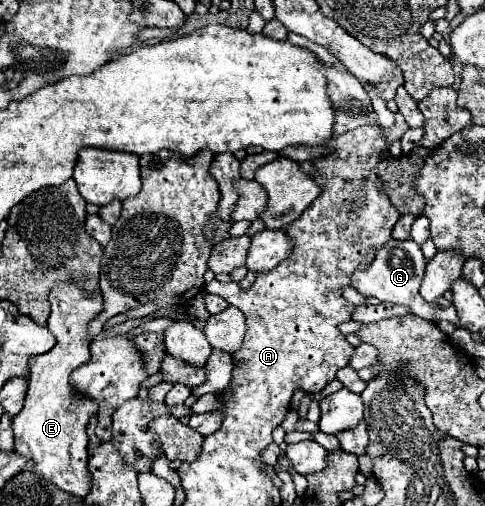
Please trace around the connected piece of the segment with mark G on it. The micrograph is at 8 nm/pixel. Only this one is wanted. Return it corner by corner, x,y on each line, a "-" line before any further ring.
390,239
388,243
384,243
380,247
380,251
376,251
374,261
366,269
352,273
350,285
366,297
376,297
378,301
408,305
412,309
412,313
416,315
416,303
424,303
424,299
418,293
420,281
424,277
424,265
426,265
426,259
420,251
420,245
416,245
412,239
408,239
408,241

